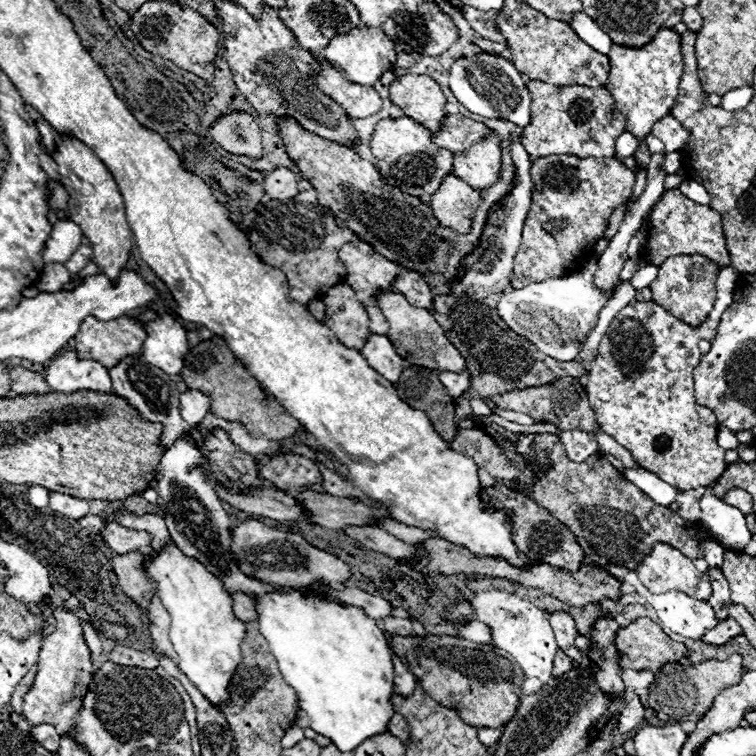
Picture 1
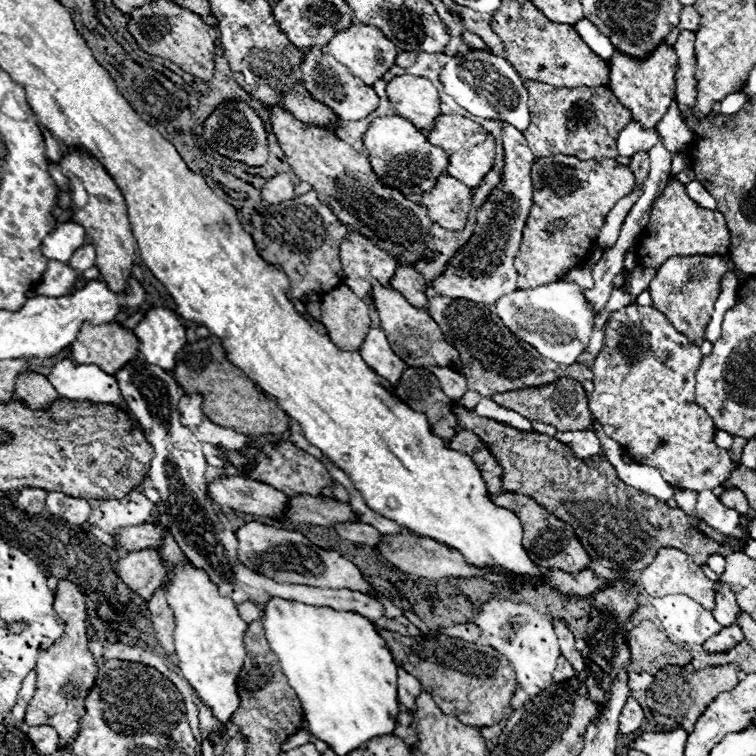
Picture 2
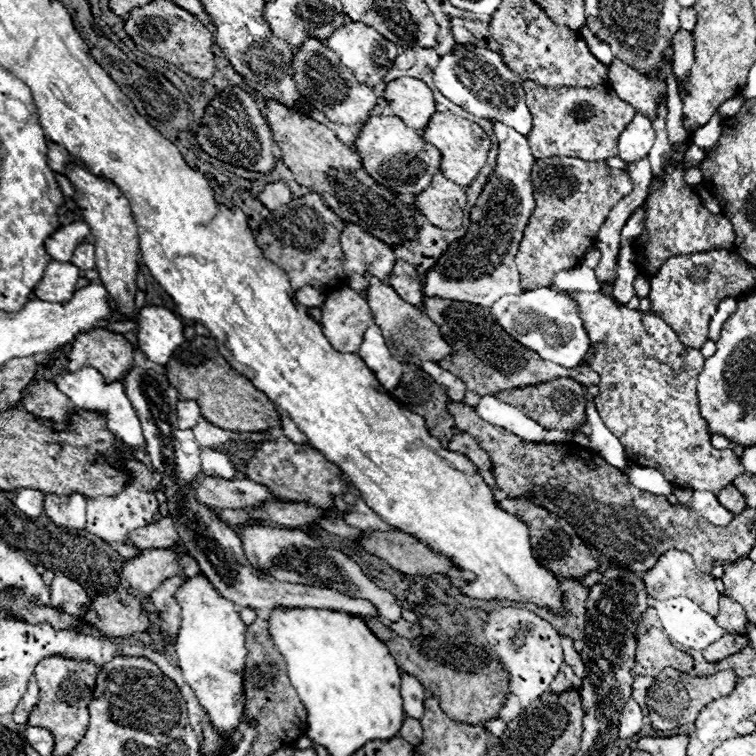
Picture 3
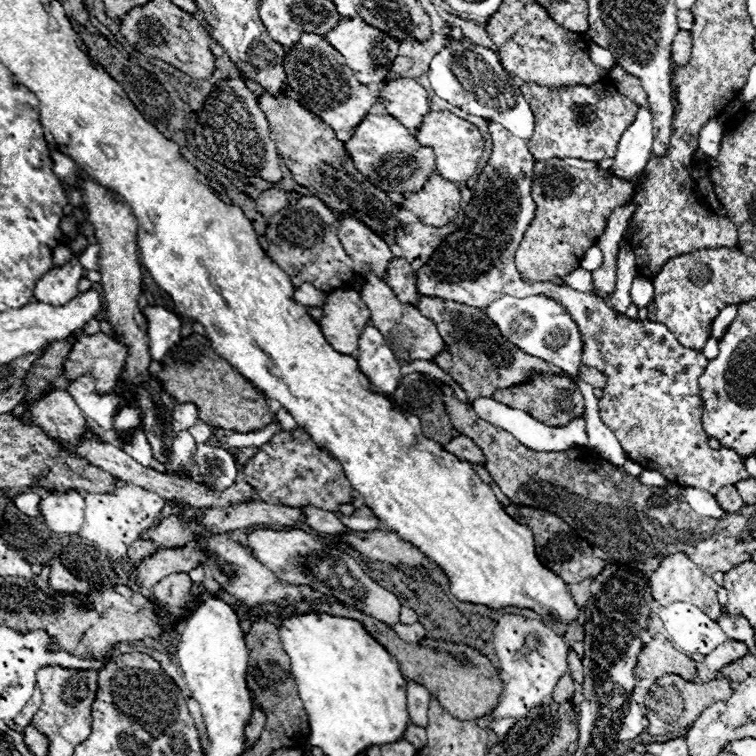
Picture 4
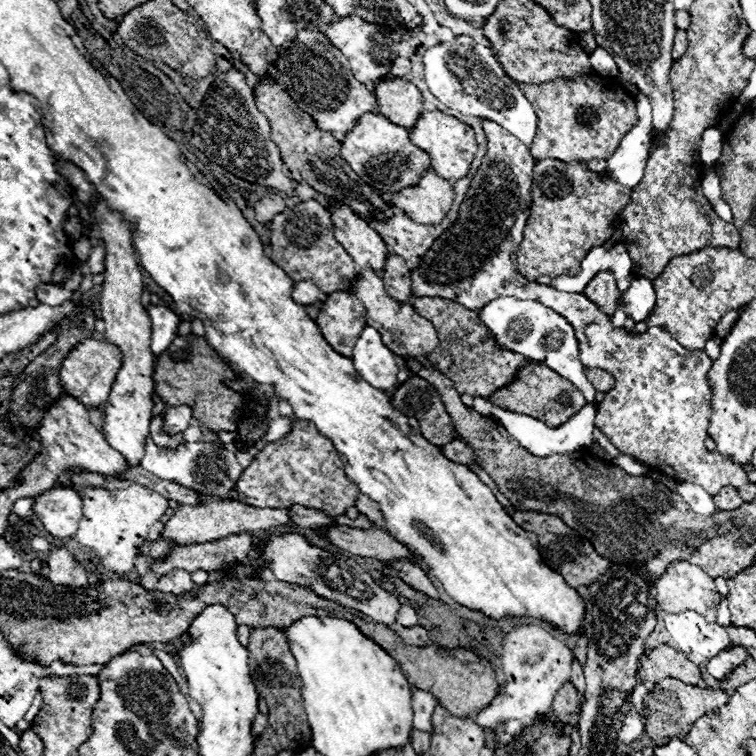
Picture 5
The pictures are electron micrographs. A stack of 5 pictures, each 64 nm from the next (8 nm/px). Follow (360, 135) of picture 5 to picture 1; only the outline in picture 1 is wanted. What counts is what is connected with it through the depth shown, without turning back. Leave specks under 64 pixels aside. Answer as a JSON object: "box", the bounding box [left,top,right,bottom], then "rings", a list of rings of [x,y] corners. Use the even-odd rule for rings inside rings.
{"box":[370,118,454,198],"rings":[[[412,118],[382,120],[382,124],[378,124],[372,136],[370,148],[372,154],[378,158],[378,172],[386,180],[386,184],[398,186],[402,192],[418,198],[428,198],[438,192],[442,180],[452,174],[454,154],[438,148],[432,142],[432,132],[428,132]]]}

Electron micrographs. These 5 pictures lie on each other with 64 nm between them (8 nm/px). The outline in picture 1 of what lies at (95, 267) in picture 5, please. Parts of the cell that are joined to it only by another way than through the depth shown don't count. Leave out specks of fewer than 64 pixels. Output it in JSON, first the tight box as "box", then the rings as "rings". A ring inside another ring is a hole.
{"box":[64,246,92,274],"rings":[[[78,246],[78,250],[70,256],[70,260],[64,262],[64,266],[66,266],[68,272],[76,274],[80,268],[84,268],[84,264],[86,264],[90,258],[92,258],[92,248],[90,248],[90,246]]]}

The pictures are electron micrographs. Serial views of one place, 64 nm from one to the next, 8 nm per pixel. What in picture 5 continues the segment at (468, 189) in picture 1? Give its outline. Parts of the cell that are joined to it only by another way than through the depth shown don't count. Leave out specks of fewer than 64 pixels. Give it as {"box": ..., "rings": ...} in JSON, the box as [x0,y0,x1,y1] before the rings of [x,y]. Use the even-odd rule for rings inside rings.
{"box":[392,170,454,224],"rings":[[[434,170],[426,172],[418,188],[404,188],[392,198],[392,206],[402,208],[414,222],[440,224],[454,202],[454,188]]]}

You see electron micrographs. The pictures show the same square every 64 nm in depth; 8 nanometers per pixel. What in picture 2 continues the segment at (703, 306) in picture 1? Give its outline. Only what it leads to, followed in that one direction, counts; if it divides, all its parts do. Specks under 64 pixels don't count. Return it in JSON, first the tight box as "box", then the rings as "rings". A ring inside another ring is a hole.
{"box":[648,256,736,346],"rings":[[[672,256],[666,264],[662,264],[662,268],[658,268],[656,278],[648,286],[652,306],[664,312],[680,332],[686,332],[688,340],[694,340],[694,344],[700,346],[704,342],[704,328],[720,292],[720,280],[728,270],[736,270],[728,256]]]}

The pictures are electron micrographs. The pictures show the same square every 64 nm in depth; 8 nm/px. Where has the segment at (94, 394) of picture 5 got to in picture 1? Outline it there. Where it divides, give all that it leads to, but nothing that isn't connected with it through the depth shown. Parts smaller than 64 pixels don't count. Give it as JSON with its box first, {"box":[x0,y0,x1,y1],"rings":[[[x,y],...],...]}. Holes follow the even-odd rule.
{"box":[74,316,146,368],"rings":[[[88,316],[76,334],[76,346],[74,348],[76,348],[80,358],[98,360],[104,368],[112,368],[118,362],[118,358],[124,358],[128,354],[138,354],[144,338],[146,338],[144,324],[138,322],[134,316],[120,316],[120,318],[108,320],[108,322],[100,322],[98,318]]]}

